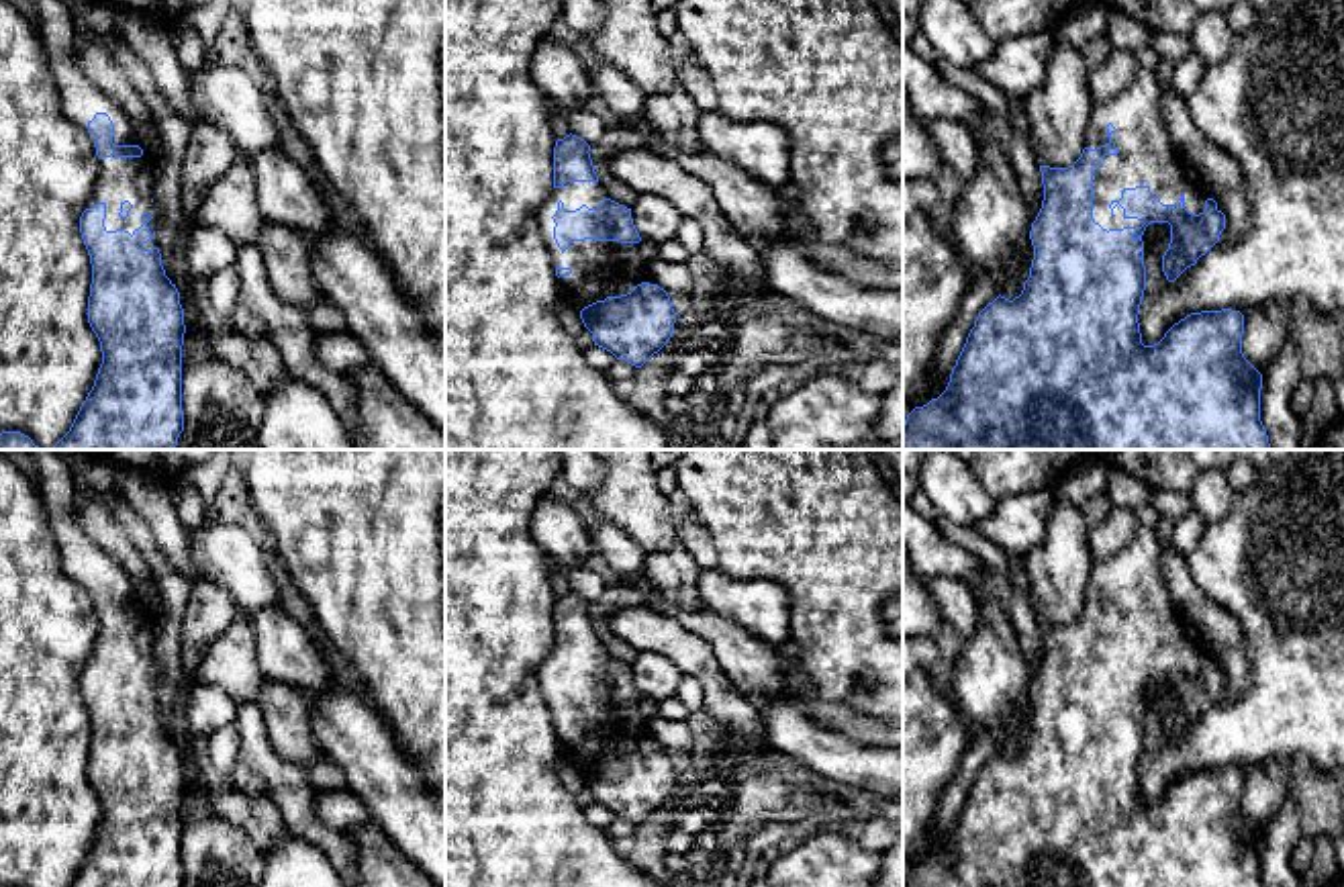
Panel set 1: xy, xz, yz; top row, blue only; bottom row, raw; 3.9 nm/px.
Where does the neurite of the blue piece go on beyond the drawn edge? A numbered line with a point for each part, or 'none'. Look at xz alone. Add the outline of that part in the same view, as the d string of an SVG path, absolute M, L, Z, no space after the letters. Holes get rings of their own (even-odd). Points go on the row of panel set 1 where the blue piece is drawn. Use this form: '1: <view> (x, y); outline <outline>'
1: xz (599, 268); outline M566 182L554 188L537 213L537 227L547 243L554 268L570 268L570 276L560 276L562 290L574 300L578 311L605 300L607 296L621 296L631 292L637 284L656 280L650 274L650 264L637 253L637 243L621 241L574 241L562 251L554 239L554 215L558 202L566 211L576 211L582 204L598 208L609 198L601 182Z

